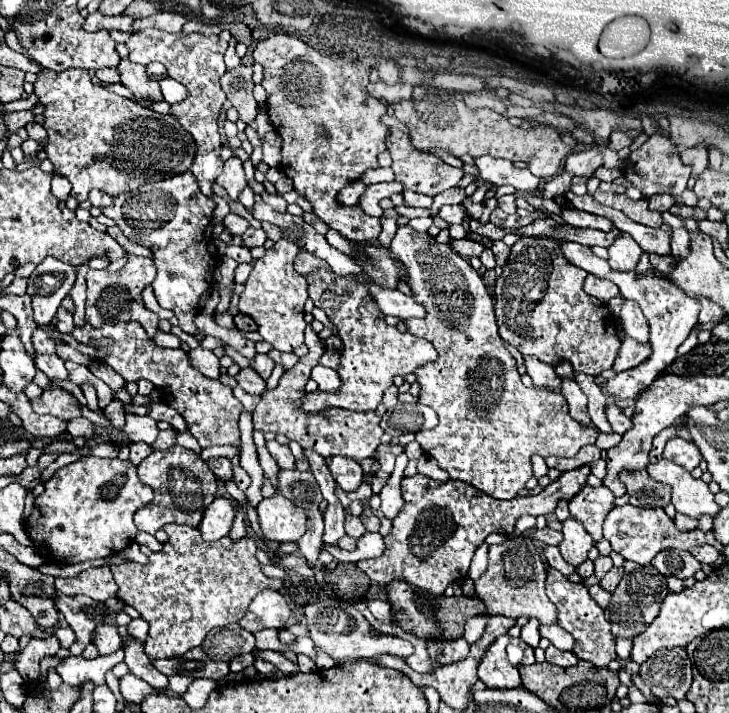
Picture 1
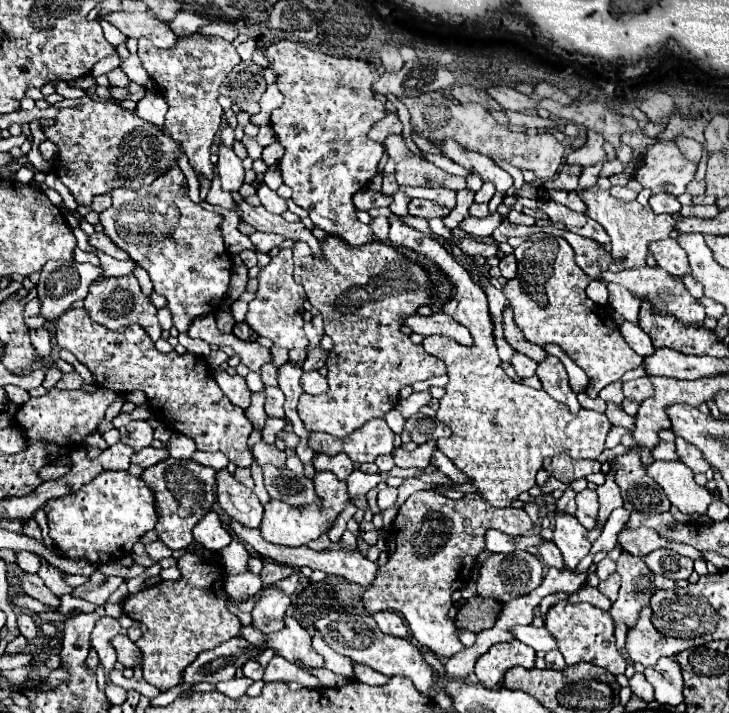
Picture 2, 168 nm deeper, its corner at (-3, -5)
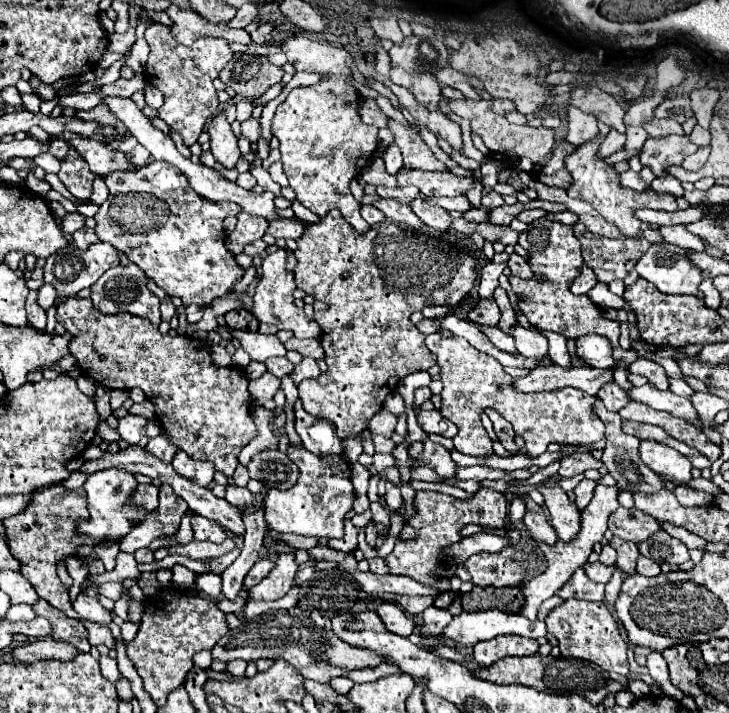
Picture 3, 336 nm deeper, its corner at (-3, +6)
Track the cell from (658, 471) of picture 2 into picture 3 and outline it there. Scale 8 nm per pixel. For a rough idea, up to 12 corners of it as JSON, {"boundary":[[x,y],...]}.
{"boundary":[[656,441],[640,443],[640,457],[654,473],[690,489],[686,455]]}

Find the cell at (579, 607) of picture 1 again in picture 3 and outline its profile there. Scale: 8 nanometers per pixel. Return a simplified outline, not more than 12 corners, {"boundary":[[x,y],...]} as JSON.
{"boundary":[[604,603],[548,613],[564,657],[628,675],[628,645]]}

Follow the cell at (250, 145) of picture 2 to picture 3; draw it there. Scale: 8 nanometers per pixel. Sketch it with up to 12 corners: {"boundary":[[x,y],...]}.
{"boundary":[[258,119],[242,121],[242,135],[250,143],[258,141]]}

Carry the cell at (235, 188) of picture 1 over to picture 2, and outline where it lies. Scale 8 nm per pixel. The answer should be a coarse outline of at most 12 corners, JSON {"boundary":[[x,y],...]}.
{"boundary":[[218,146],[222,188],[236,192],[244,184],[242,160],[230,146]]}

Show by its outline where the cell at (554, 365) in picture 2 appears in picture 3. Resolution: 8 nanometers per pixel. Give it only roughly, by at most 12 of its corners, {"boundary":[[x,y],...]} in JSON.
{"boundary":[[520,325],[512,329],[520,355],[554,365],[548,339]]}

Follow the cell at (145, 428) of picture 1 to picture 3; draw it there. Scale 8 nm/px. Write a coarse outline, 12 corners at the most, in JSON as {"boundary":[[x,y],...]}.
{"boundary":[[126,415],[118,423],[118,433],[130,445],[146,435],[148,419]]}

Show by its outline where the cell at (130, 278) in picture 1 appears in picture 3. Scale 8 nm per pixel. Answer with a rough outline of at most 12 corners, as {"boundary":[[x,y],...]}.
{"boundary":[[108,269],[92,287],[104,315],[130,313],[160,325],[160,299],[142,271]]}

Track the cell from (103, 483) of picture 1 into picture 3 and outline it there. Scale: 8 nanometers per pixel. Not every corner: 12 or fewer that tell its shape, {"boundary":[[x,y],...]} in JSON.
{"boundary":[[122,469],[84,483],[90,517],[76,531],[120,541],[148,517],[132,505],[136,477]]}

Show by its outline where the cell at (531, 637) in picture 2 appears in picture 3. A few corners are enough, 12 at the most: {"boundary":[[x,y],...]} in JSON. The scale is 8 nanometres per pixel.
{"boundary":[[476,611],[452,617],[442,635],[462,645],[498,635],[546,637],[544,621]]}

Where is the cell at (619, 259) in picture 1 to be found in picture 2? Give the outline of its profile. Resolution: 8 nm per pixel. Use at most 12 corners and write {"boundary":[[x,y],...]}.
{"boundary":[[580,190],[586,214],[612,238],[614,260],[644,266],[648,244],[676,224],[650,206]]}

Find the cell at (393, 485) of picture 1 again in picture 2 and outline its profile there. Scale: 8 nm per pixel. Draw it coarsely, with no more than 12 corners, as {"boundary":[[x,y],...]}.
{"boundary":[[384,488],[378,494],[378,508],[390,508],[396,504],[398,490]]}

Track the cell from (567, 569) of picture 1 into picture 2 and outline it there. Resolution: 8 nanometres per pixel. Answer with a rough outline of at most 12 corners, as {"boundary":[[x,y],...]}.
{"boundary":[[542,542],[538,554],[546,566],[564,568],[564,560],[554,542]]}

